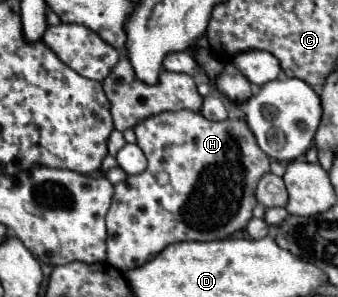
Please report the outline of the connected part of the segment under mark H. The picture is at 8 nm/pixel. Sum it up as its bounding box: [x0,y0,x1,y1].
[106,111,270,273]

